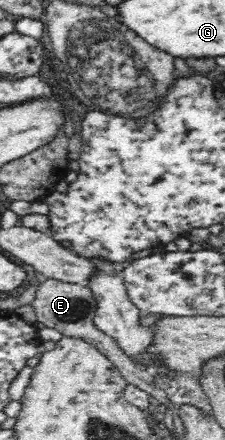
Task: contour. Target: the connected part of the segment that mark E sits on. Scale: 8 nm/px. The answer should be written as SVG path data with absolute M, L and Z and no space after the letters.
M47 279L37 286L34 300L29 305L36 315L36 321L43 323L46 328L55 329L62 336L82 339L89 345L98 348L100 353L104 354L119 369L128 384L143 389L146 393L158 399L159 403L164 403L167 407L171 407L174 410L174 414L177 414L177 405L172 404L168 400L166 392L158 388L156 382L152 380L152 371L132 362L130 356L124 353L124 350L112 338L96 329L92 321L96 311L96 300L86 283L66 283L65 281Z

